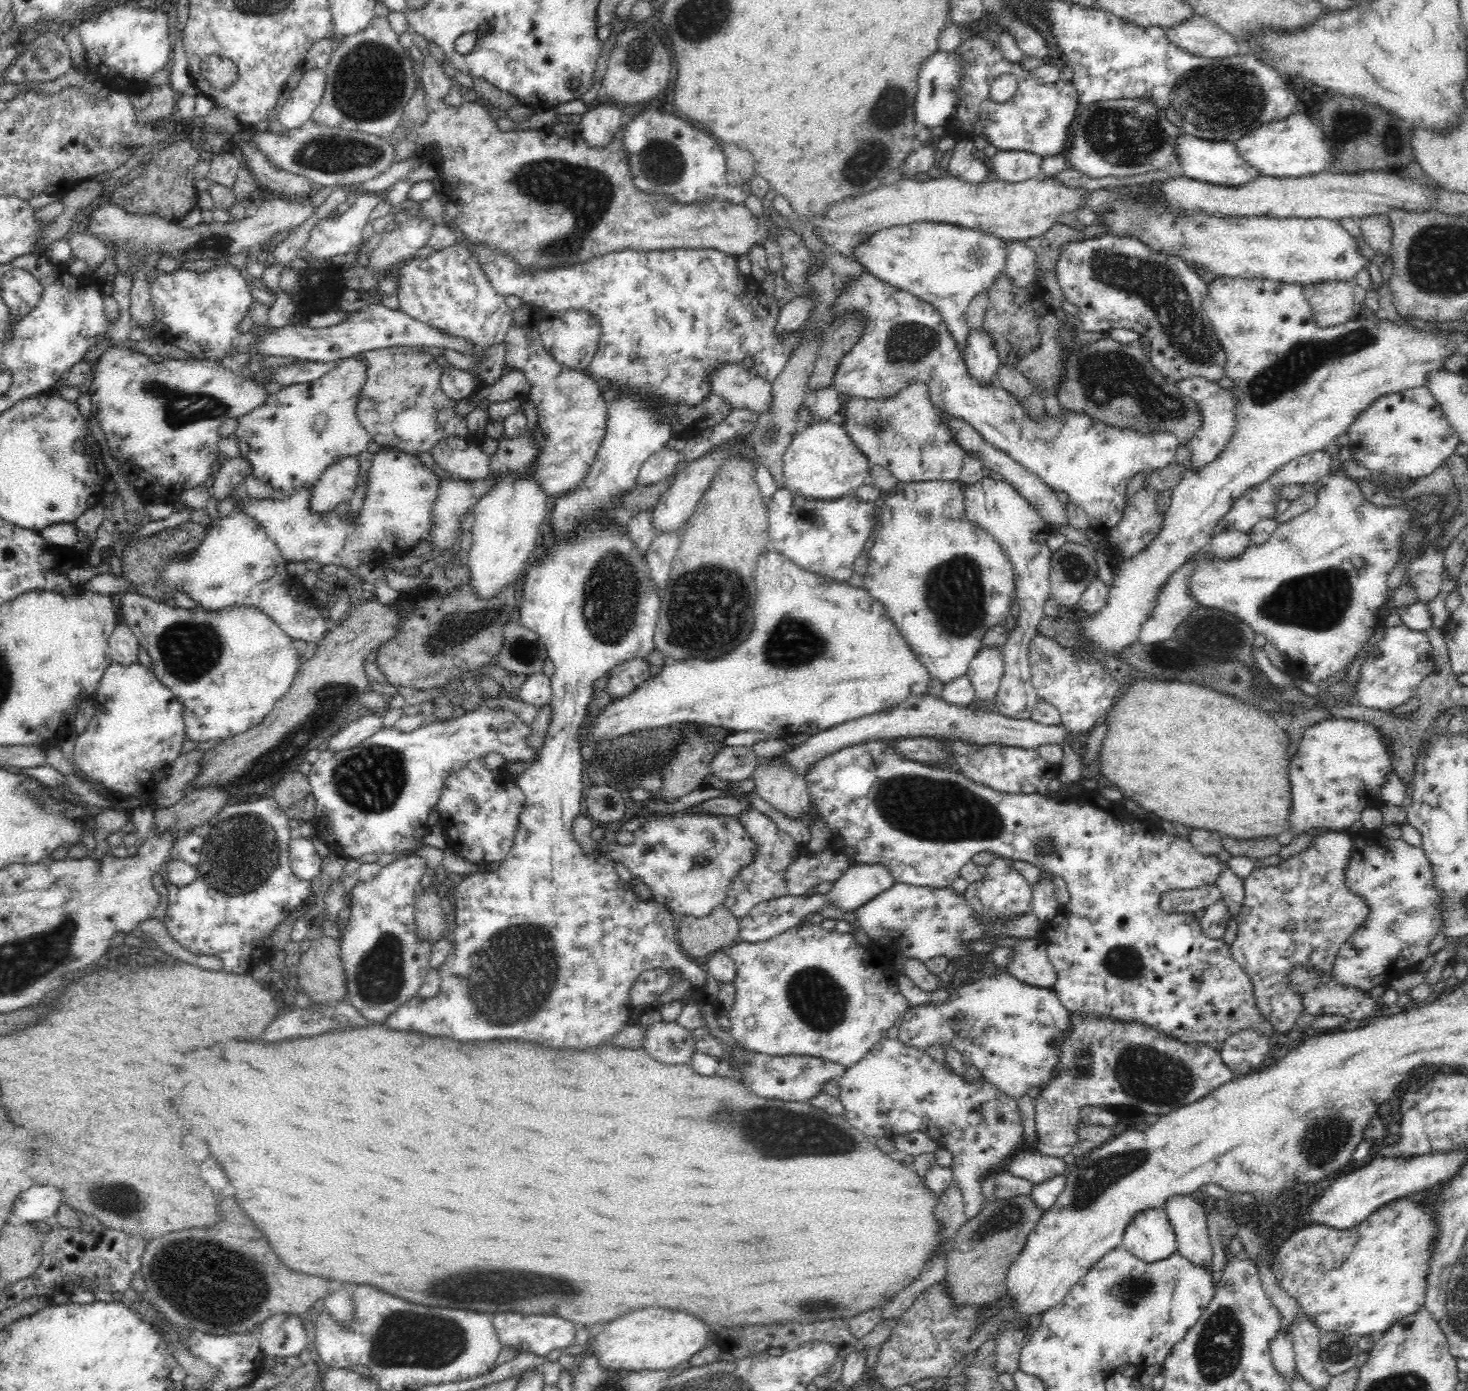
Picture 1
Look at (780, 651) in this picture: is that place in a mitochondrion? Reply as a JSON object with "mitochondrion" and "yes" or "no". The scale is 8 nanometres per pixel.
{"mitochondrion":"yes"}

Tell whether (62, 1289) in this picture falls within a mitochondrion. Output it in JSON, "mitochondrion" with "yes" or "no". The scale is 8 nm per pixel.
{"mitochondrion":"no"}

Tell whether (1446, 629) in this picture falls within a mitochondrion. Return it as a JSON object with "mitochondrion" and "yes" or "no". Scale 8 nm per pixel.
{"mitochondrion":"no"}

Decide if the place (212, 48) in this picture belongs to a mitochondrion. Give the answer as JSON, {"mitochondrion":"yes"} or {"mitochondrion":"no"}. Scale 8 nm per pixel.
{"mitochondrion":"no"}

